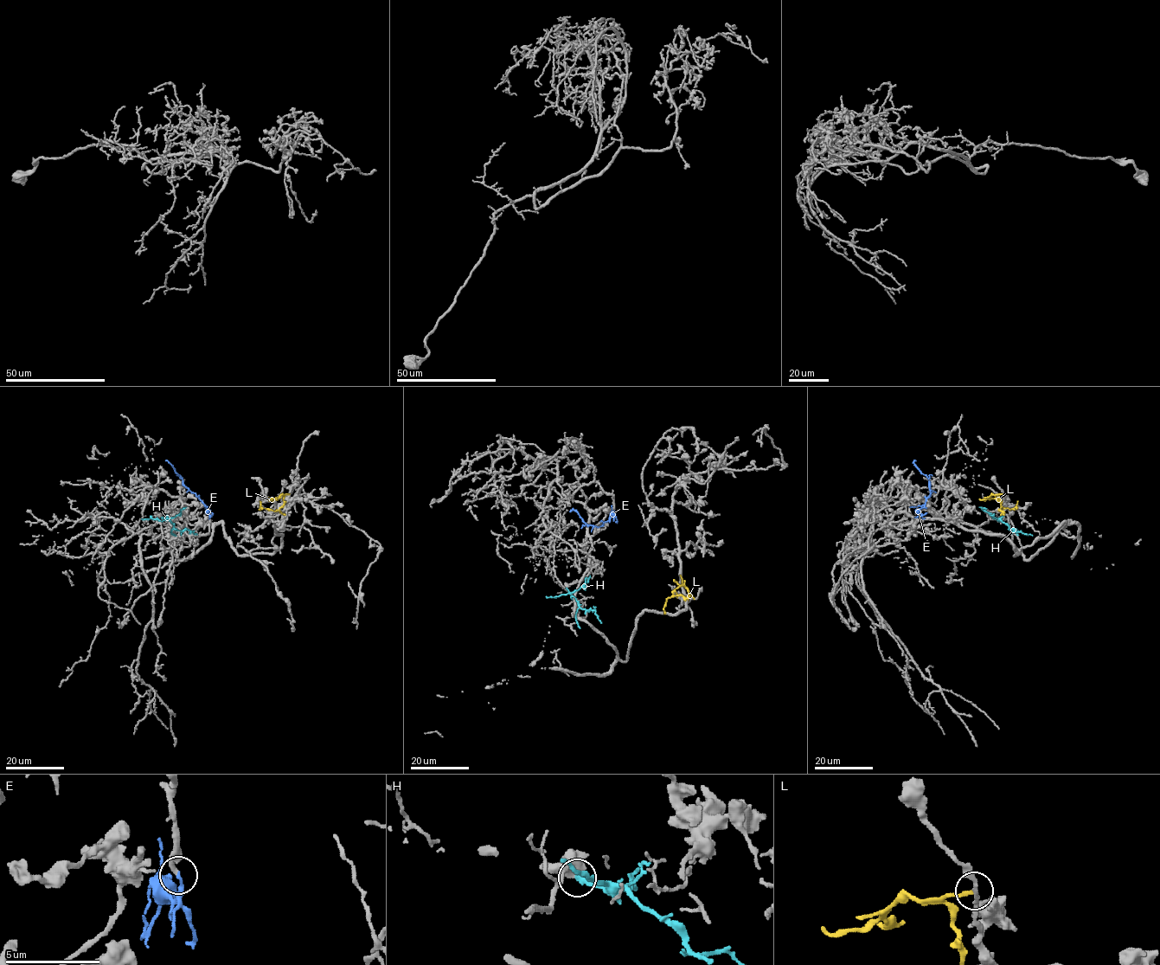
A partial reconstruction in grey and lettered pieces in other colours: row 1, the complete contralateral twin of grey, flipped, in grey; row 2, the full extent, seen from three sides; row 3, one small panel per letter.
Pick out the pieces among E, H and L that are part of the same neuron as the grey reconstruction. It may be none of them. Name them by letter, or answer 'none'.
E

